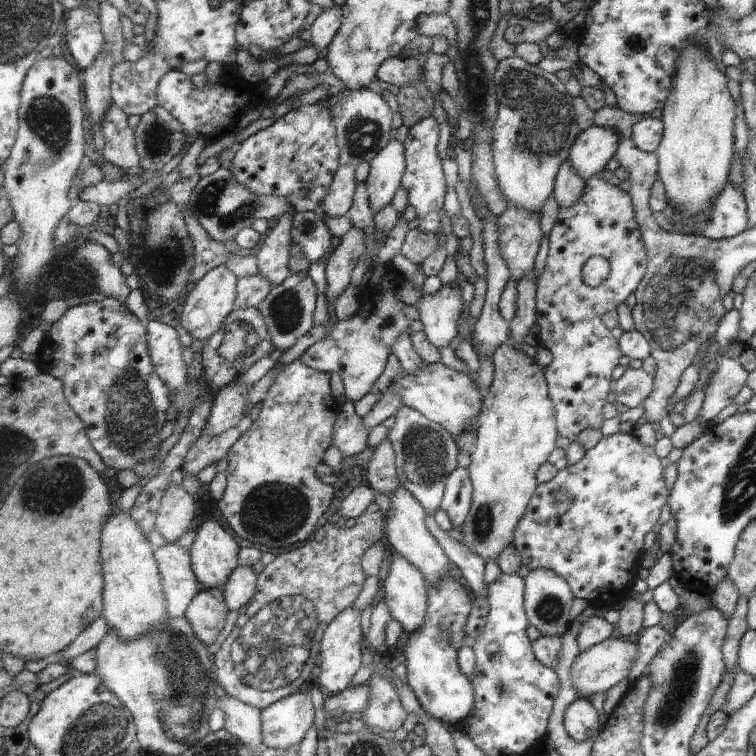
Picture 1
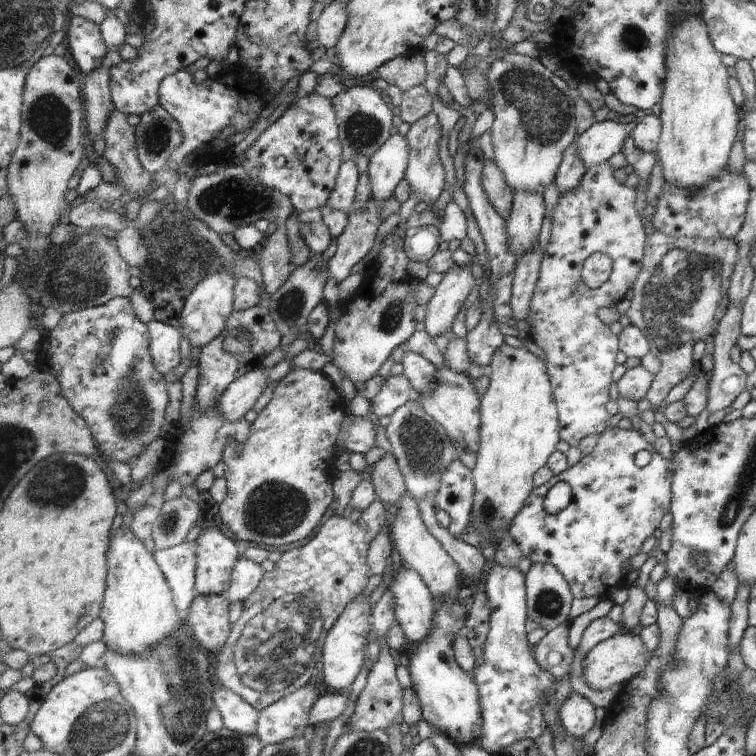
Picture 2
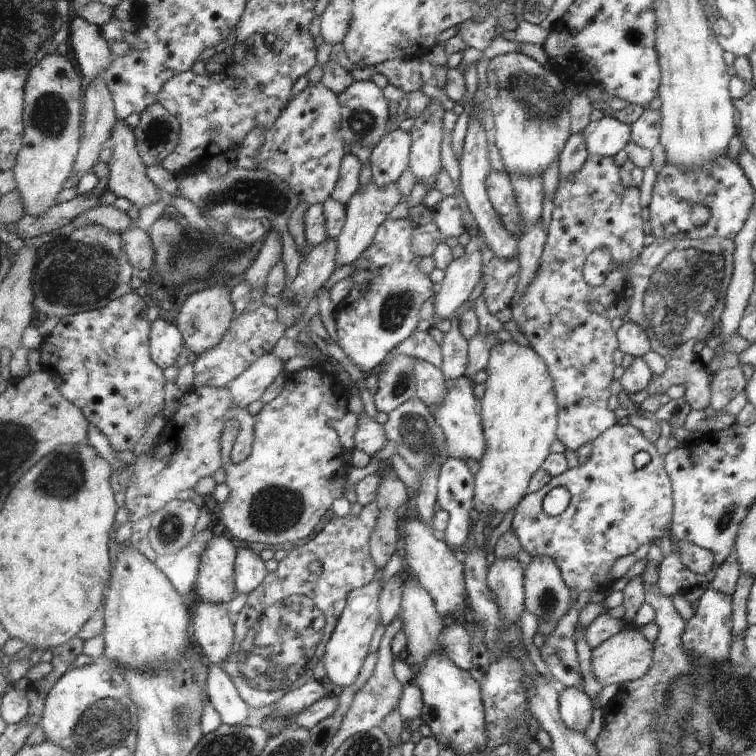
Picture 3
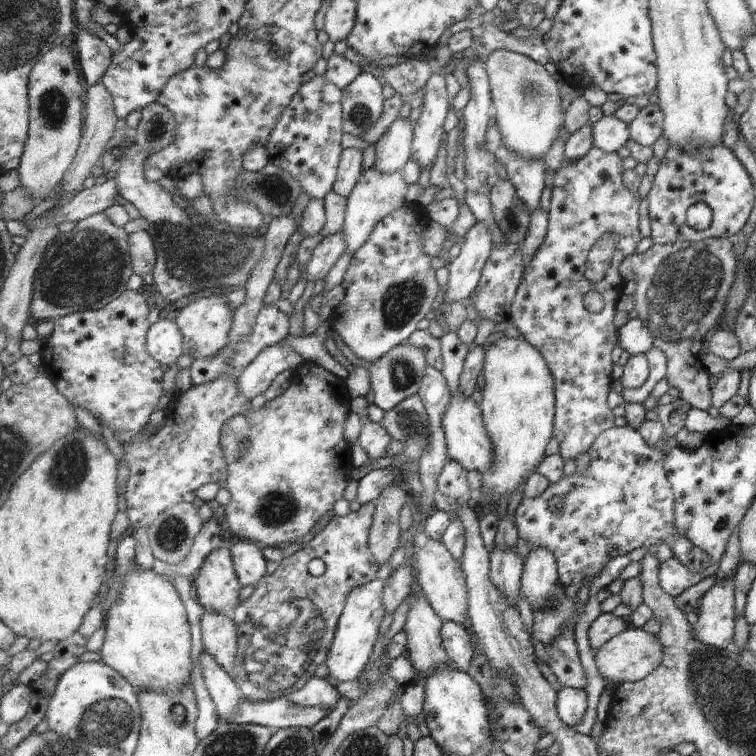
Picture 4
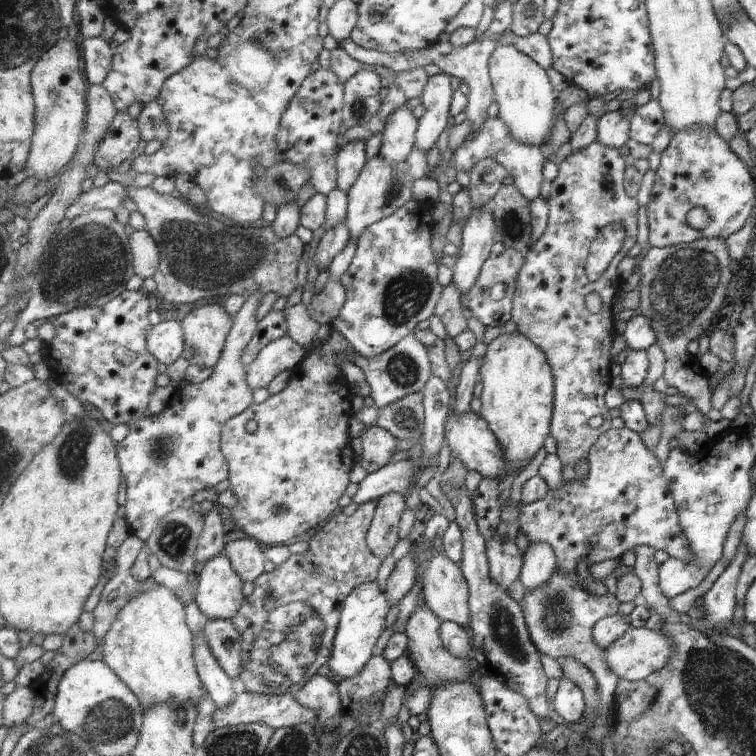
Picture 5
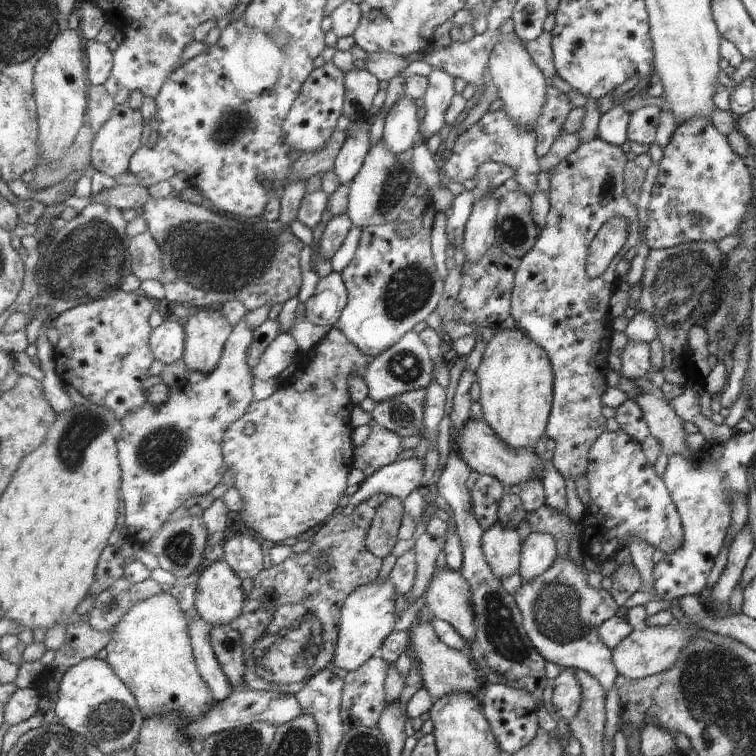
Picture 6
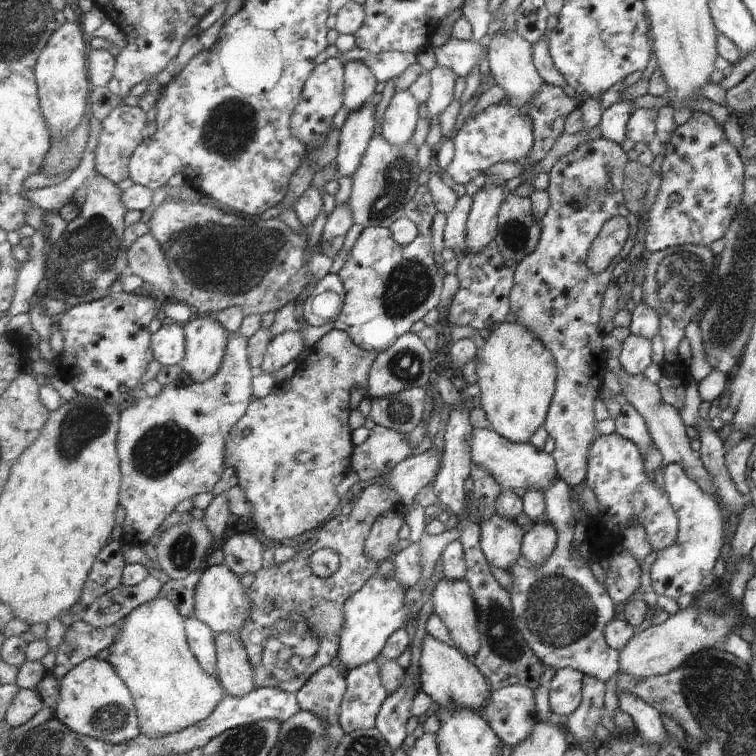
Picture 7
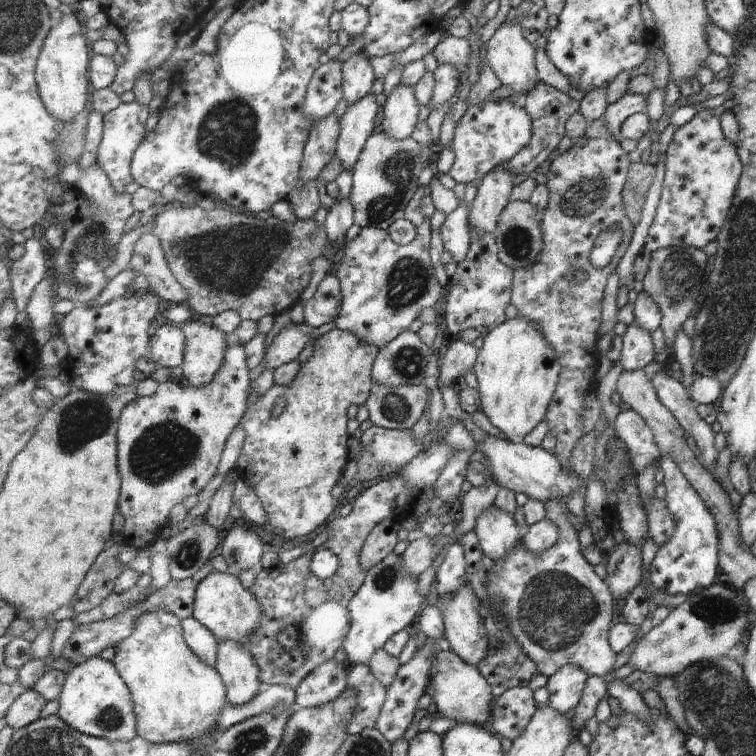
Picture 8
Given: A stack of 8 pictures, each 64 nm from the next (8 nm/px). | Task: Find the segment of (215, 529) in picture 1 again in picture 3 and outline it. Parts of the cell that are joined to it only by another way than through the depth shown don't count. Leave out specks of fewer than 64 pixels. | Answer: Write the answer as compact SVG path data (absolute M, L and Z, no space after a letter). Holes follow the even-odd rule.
M215 535L208 542L201 557L200 575L195 596L206 603L229 604L236 594L235 563L238 556L237 541Z

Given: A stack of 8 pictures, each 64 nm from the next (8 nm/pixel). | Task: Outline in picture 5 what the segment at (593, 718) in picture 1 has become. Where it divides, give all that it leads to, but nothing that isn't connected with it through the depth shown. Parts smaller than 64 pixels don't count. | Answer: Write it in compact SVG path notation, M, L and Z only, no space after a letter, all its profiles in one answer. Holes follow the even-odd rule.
M565 676L559 678L553 703L557 714L573 727L576 727L585 714L586 698L583 691Z

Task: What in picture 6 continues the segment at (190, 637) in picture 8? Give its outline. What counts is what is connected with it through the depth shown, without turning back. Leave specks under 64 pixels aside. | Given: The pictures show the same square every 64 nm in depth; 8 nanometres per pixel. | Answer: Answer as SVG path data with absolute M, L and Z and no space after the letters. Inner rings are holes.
M200 618L190 624L190 637L199 672L214 690L215 698L219 702L224 701L235 690L232 684L229 684L215 654L210 637L212 627Z

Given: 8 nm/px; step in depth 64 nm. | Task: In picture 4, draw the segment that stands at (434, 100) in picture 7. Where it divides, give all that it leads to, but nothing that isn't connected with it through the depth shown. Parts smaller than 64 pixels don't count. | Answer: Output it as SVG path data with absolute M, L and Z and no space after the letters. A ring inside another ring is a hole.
M434 74L424 88L423 111L415 122L412 158L420 164L421 170L437 158L451 100L446 75Z

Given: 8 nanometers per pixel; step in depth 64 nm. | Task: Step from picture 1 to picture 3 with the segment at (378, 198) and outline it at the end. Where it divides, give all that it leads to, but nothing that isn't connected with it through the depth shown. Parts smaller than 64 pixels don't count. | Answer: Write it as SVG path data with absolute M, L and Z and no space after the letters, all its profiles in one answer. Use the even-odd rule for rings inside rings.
M399 128L391 131L372 150L373 181L380 187L392 185L401 178L401 174L410 166L412 134Z

